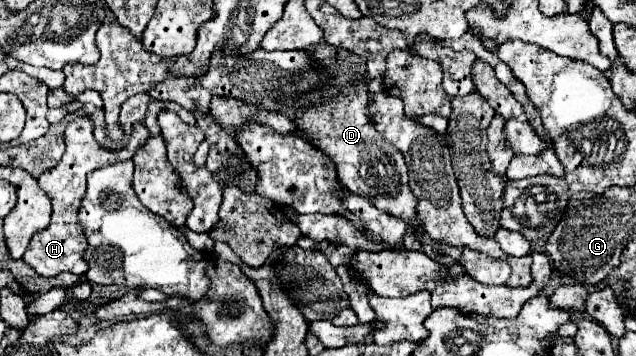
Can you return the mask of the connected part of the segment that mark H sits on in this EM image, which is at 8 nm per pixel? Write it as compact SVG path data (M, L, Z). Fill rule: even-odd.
M81 115L75 117L67 129L65 129L65 153L61 157L61 161L45 171L45 175L41 175L37 179L39 187L45 191L45 195L51 199L53 205L53 215L51 215L51 223L47 229L39 231L37 235L33 235L23 261L27 265L31 265L39 275L43 277L55 277L63 271L71 271L77 275L83 275L87 271L87 263L83 259L83 253L87 249L87 241L85 235L81 231L81 225L77 223L77 211L79 211L79 201L85 195L85 177L89 171L97 169L97 167L105 167L107 163L121 163L125 159L131 159L137 149L141 147L141 143L149 139L149 131L145 129L145 125L137 125L127 147L119 149L119 151L109 151L103 149L101 145L97 145L95 137L93 137L93 119L89 119L89 115Z

